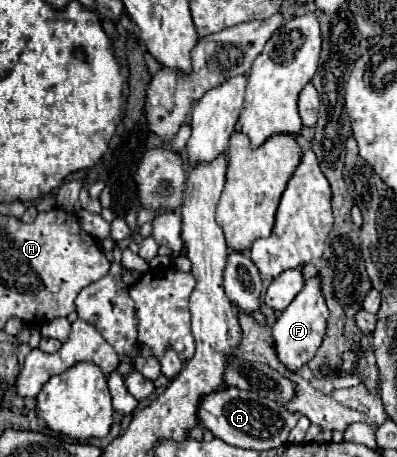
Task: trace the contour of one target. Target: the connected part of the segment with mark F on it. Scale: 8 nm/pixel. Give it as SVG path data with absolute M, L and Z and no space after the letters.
M313 276L305 282L303 290L293 298L293 302L283 312L279 312L279 318L273 326L277 356L289 370L299 370L315 356L319 344L323 342L327 320L329 320L329 308L321 294L321 276Z

